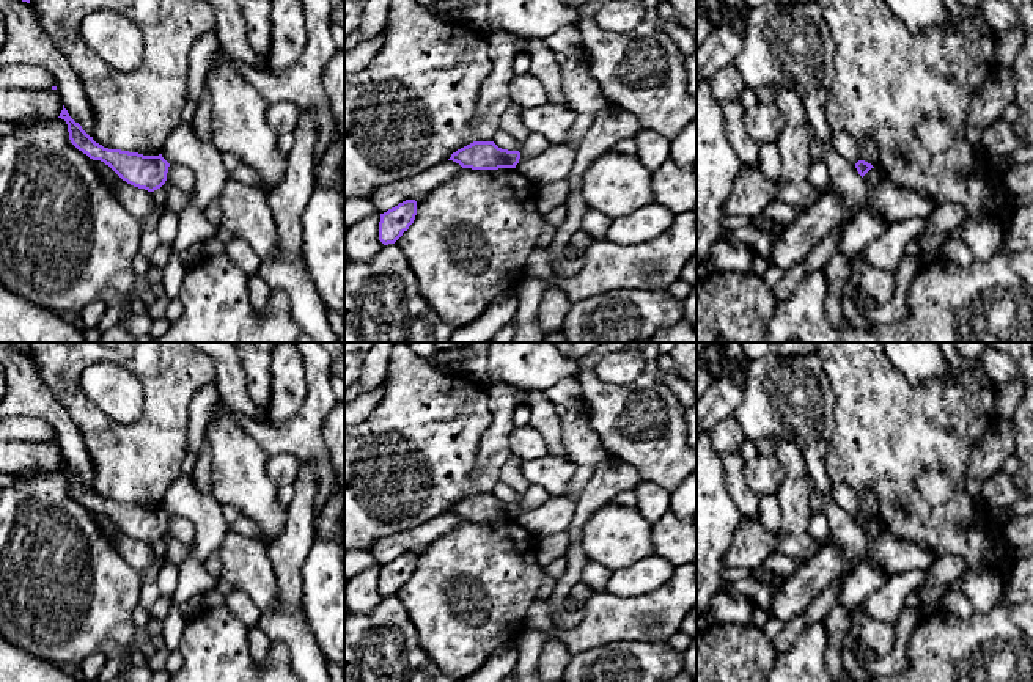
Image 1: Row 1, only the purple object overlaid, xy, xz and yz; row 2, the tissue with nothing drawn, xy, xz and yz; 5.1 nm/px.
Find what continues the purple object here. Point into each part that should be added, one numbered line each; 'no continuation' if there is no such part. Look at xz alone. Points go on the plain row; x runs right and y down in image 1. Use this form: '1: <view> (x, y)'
no continuation

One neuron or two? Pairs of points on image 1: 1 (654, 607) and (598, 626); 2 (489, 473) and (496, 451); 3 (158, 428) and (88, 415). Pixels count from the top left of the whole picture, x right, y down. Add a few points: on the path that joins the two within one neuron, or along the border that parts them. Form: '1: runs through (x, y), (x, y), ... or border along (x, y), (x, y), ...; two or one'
1: runs through (640, 618), (612, 618); one
2: runs through (489, 469), (491, 456); one
3: runs through (140, 434), (102, 432); one

